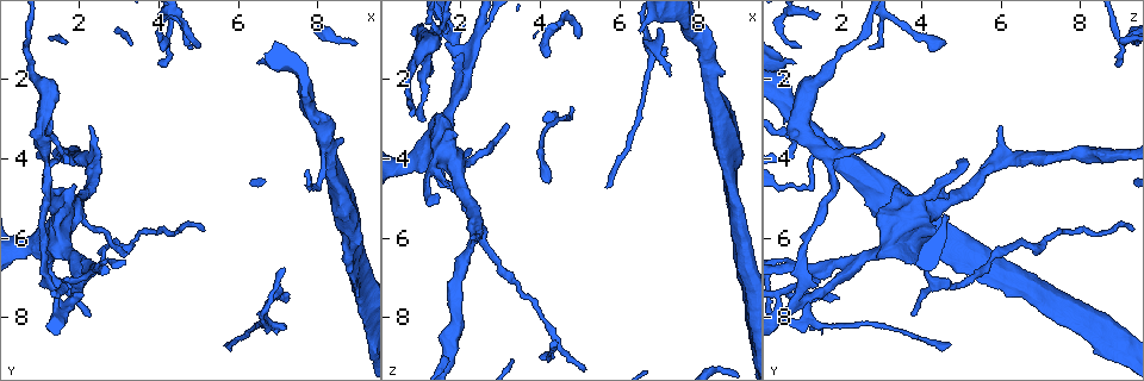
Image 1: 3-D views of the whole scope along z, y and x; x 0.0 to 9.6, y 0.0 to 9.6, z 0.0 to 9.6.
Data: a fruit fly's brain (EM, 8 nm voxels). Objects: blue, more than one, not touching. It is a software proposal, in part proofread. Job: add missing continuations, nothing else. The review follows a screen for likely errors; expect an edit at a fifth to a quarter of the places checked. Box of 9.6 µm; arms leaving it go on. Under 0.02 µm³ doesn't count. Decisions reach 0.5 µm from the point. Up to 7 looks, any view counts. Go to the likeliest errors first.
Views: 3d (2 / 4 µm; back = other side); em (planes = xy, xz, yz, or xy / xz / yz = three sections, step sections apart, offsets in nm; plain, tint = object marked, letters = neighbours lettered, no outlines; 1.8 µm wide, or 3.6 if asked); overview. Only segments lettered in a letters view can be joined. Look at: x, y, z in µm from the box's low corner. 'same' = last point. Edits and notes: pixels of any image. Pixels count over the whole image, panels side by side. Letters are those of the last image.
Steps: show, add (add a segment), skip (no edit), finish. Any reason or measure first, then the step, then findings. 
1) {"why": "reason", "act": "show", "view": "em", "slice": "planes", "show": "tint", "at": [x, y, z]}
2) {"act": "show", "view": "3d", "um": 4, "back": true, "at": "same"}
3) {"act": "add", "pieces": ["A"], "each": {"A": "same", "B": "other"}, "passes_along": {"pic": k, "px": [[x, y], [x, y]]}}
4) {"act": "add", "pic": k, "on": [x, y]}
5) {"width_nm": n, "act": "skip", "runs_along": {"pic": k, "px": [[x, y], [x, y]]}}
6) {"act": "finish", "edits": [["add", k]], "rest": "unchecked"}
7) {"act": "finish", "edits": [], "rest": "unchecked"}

{"why": "free end", "act": "show", "view": "3d", "um": 2, "at": [7.25, 7.55, 2.00]}

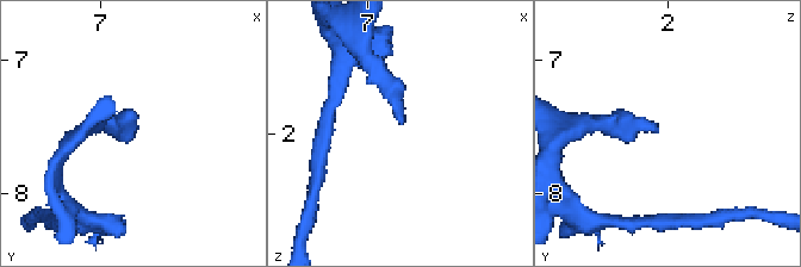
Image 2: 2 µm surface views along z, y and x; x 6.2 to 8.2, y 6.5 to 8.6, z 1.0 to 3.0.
{"act": "show", "view": "em", "slice": "xz", "step": 4, "show": "letters", "at": [7.26, 7.50, 1.94]}

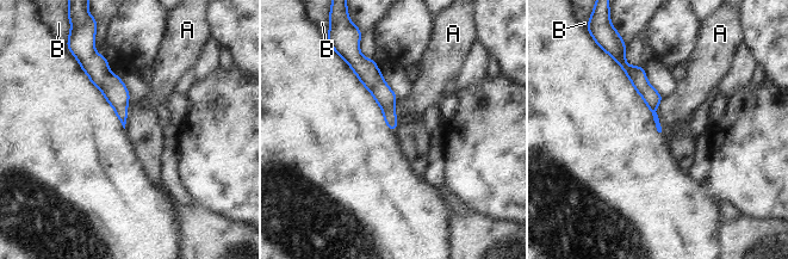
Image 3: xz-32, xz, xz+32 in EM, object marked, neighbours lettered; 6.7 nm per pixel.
{"act": "show", "view": "em", "slice": "planes", "show": "letters", "at": "same"}

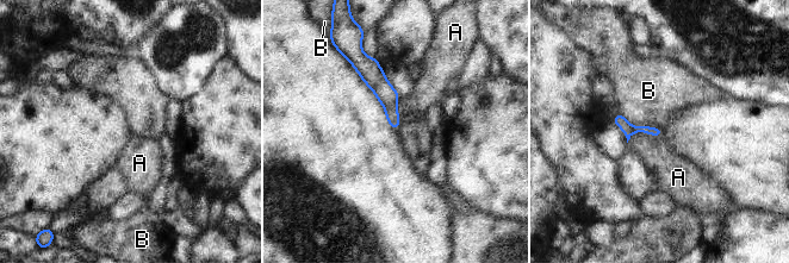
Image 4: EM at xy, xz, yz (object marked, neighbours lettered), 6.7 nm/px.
{"longest_contact_nm": ["B", 300], "act": "skip", "each": {"A": "other", "B": "other"}, "runs_along": {"pic": 4, "px": [[371, 64], [396, 125]]}, "found": "none of them fits"}

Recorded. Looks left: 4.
{"why": "branch stops here", "act": "show", "view": "3d", "um": 4, "at": [5.60, 8.75, 4.70]}

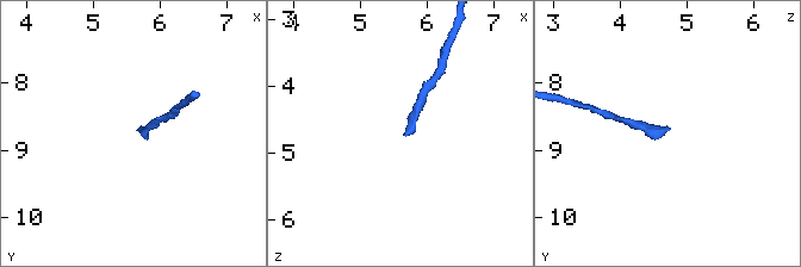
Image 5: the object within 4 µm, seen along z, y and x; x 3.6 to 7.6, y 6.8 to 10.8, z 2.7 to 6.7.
{"act": "show", "view": "em", "um": 3.6, "slice": "xz", "step": 8, "show": "tint", "at": [5.65, 8.70, 4.70]}

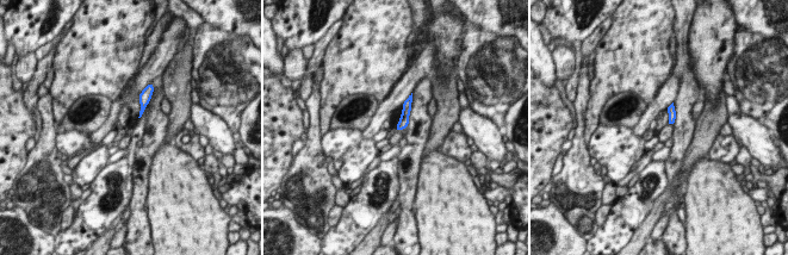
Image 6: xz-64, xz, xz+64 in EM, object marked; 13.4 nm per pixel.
{"act": "show", "view": "em", "um": 3.6, "slice": "planes", "show": "letters", "at": "same"}

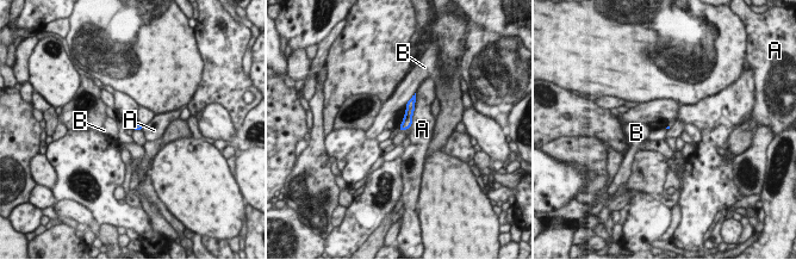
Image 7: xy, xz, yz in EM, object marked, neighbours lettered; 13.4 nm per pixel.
{"act": "skip", "each": {"A": "other", "B": "other"}, "found": "none of them fits"}

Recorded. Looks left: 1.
{"act": "finish", "edits": [], "rest": "unchecked"}

